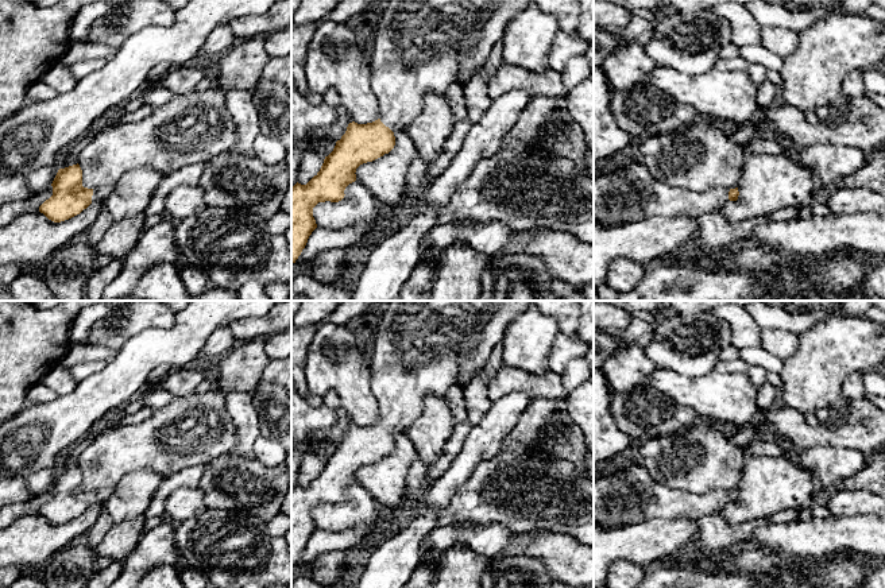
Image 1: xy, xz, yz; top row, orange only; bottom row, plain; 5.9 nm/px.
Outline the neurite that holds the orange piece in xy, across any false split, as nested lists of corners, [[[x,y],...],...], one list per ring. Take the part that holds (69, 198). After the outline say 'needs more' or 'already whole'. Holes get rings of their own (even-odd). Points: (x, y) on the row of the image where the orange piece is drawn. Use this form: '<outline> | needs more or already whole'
[[[78,163],[59,169],[51,186],[53,196],[39,206],[39,212],[54,223],[69,220],[105,197],[105,192],[82,186]]] | needs more

